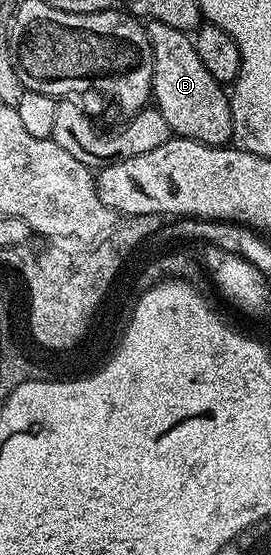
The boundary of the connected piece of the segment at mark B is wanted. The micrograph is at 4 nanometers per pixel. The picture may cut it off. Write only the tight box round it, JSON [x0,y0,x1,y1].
[147,21,233,146]

